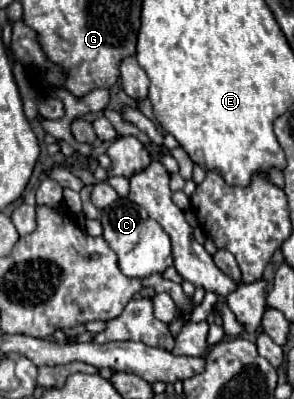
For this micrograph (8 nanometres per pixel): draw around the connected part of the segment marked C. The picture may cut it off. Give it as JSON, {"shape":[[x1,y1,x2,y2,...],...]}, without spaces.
{"shape":[[117,198,111,206,101,210,99,220,103,224,103,238,117,254,117,258,119,258,117,266,125,276,147,278,151,274,163,272,165,268,173,266,171,240,169,240,167,232,155,220,151,220,147,216,145,208,141,208,139,204,135,204,127,198]]}

